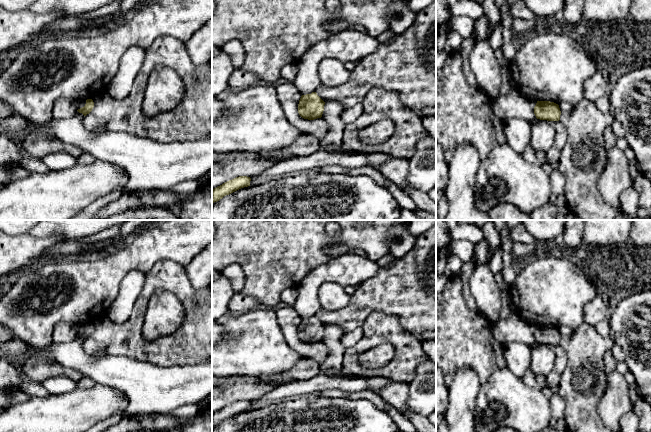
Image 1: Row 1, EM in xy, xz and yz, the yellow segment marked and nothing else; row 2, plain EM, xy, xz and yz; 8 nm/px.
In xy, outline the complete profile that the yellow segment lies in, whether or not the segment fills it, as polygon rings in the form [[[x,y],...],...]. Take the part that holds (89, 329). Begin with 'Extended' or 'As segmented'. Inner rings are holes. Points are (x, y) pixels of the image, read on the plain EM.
As segmented. [[[87,323],[85,330],[78,333],[77,335],[79,337],[82,337],[84,340],[86,340],[87,338],[89,338],[92,335],[93,331],[94,331],[93,324],[92,323]]]

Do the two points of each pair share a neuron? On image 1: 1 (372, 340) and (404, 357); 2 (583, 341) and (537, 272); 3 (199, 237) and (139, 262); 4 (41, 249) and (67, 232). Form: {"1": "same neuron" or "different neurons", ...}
{"1": "same neuron", "2": "different neurons", "3": "same neuron", "4": "different neurons"}

